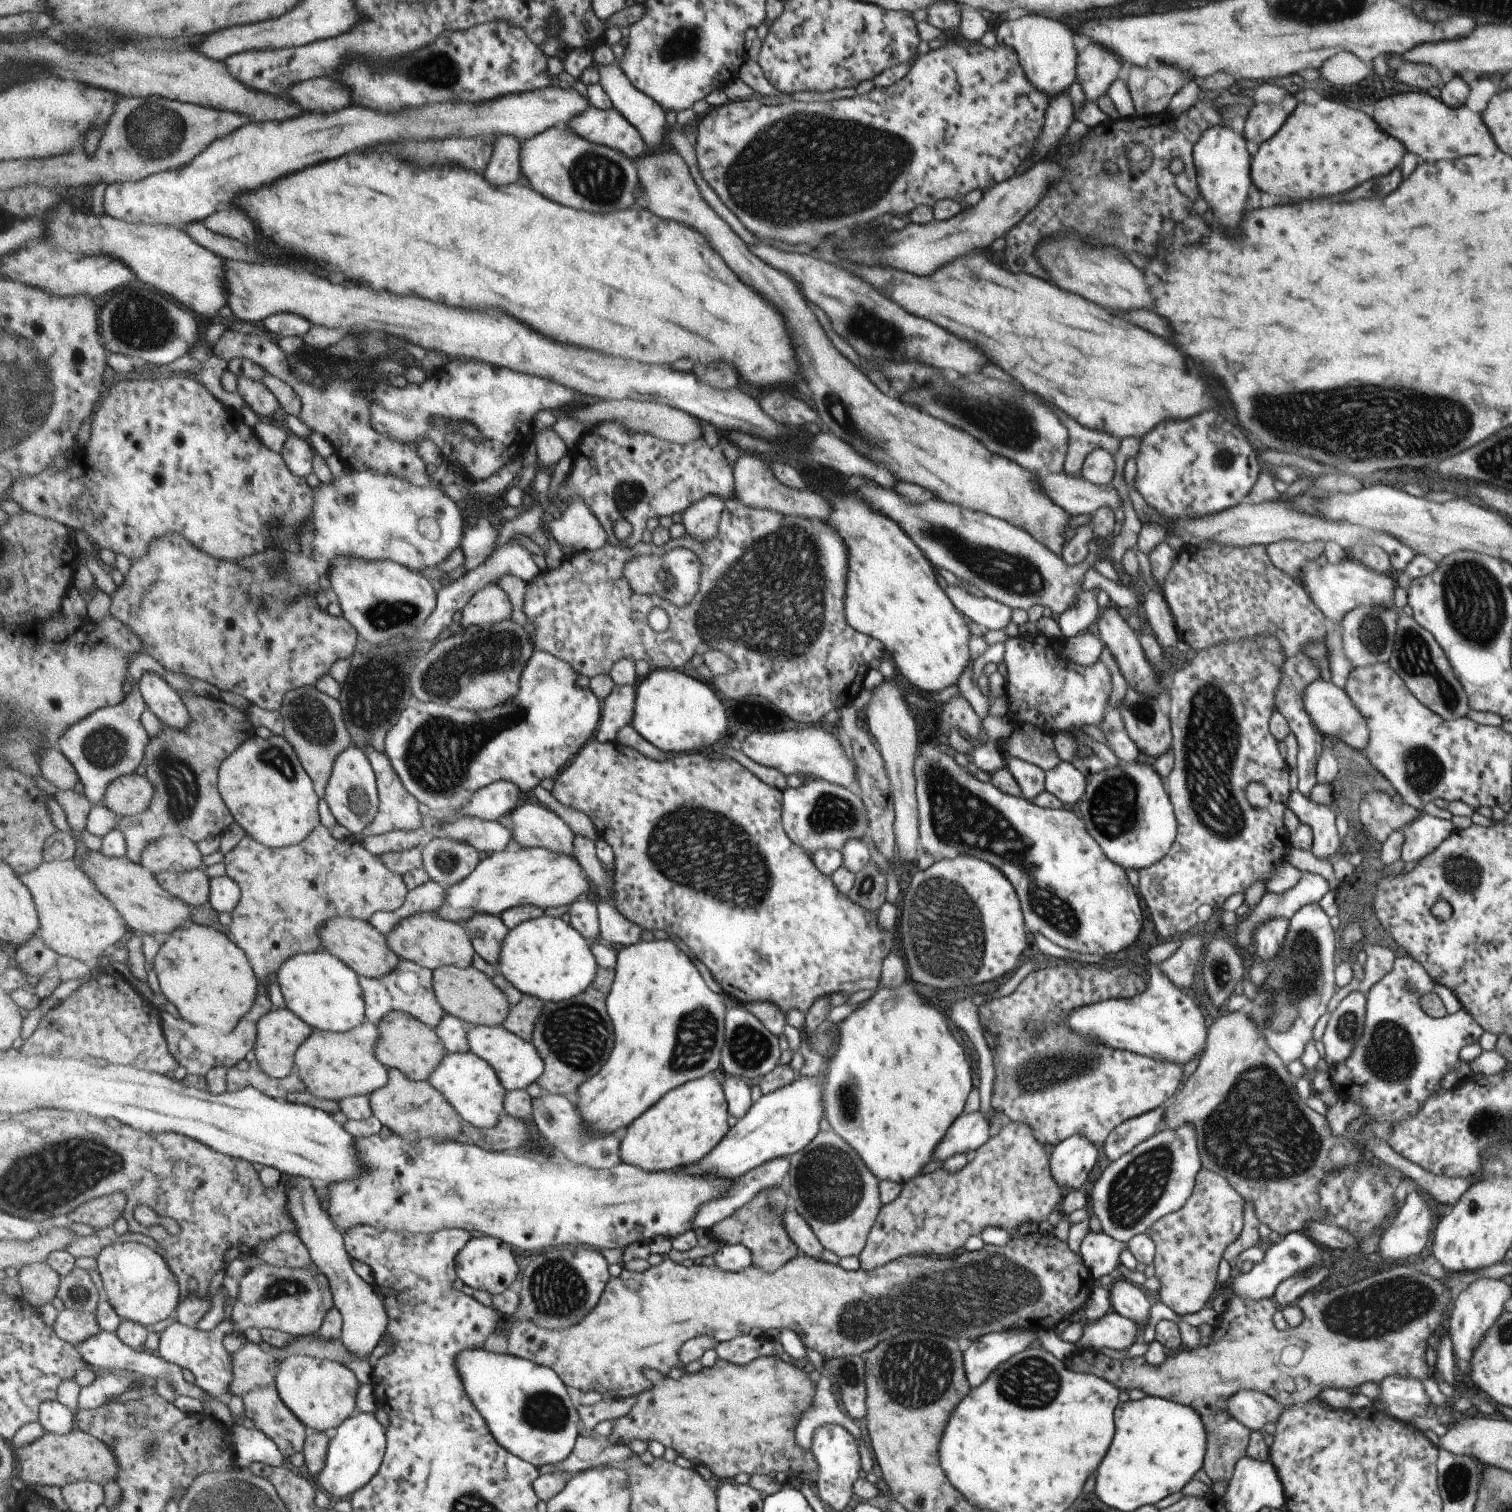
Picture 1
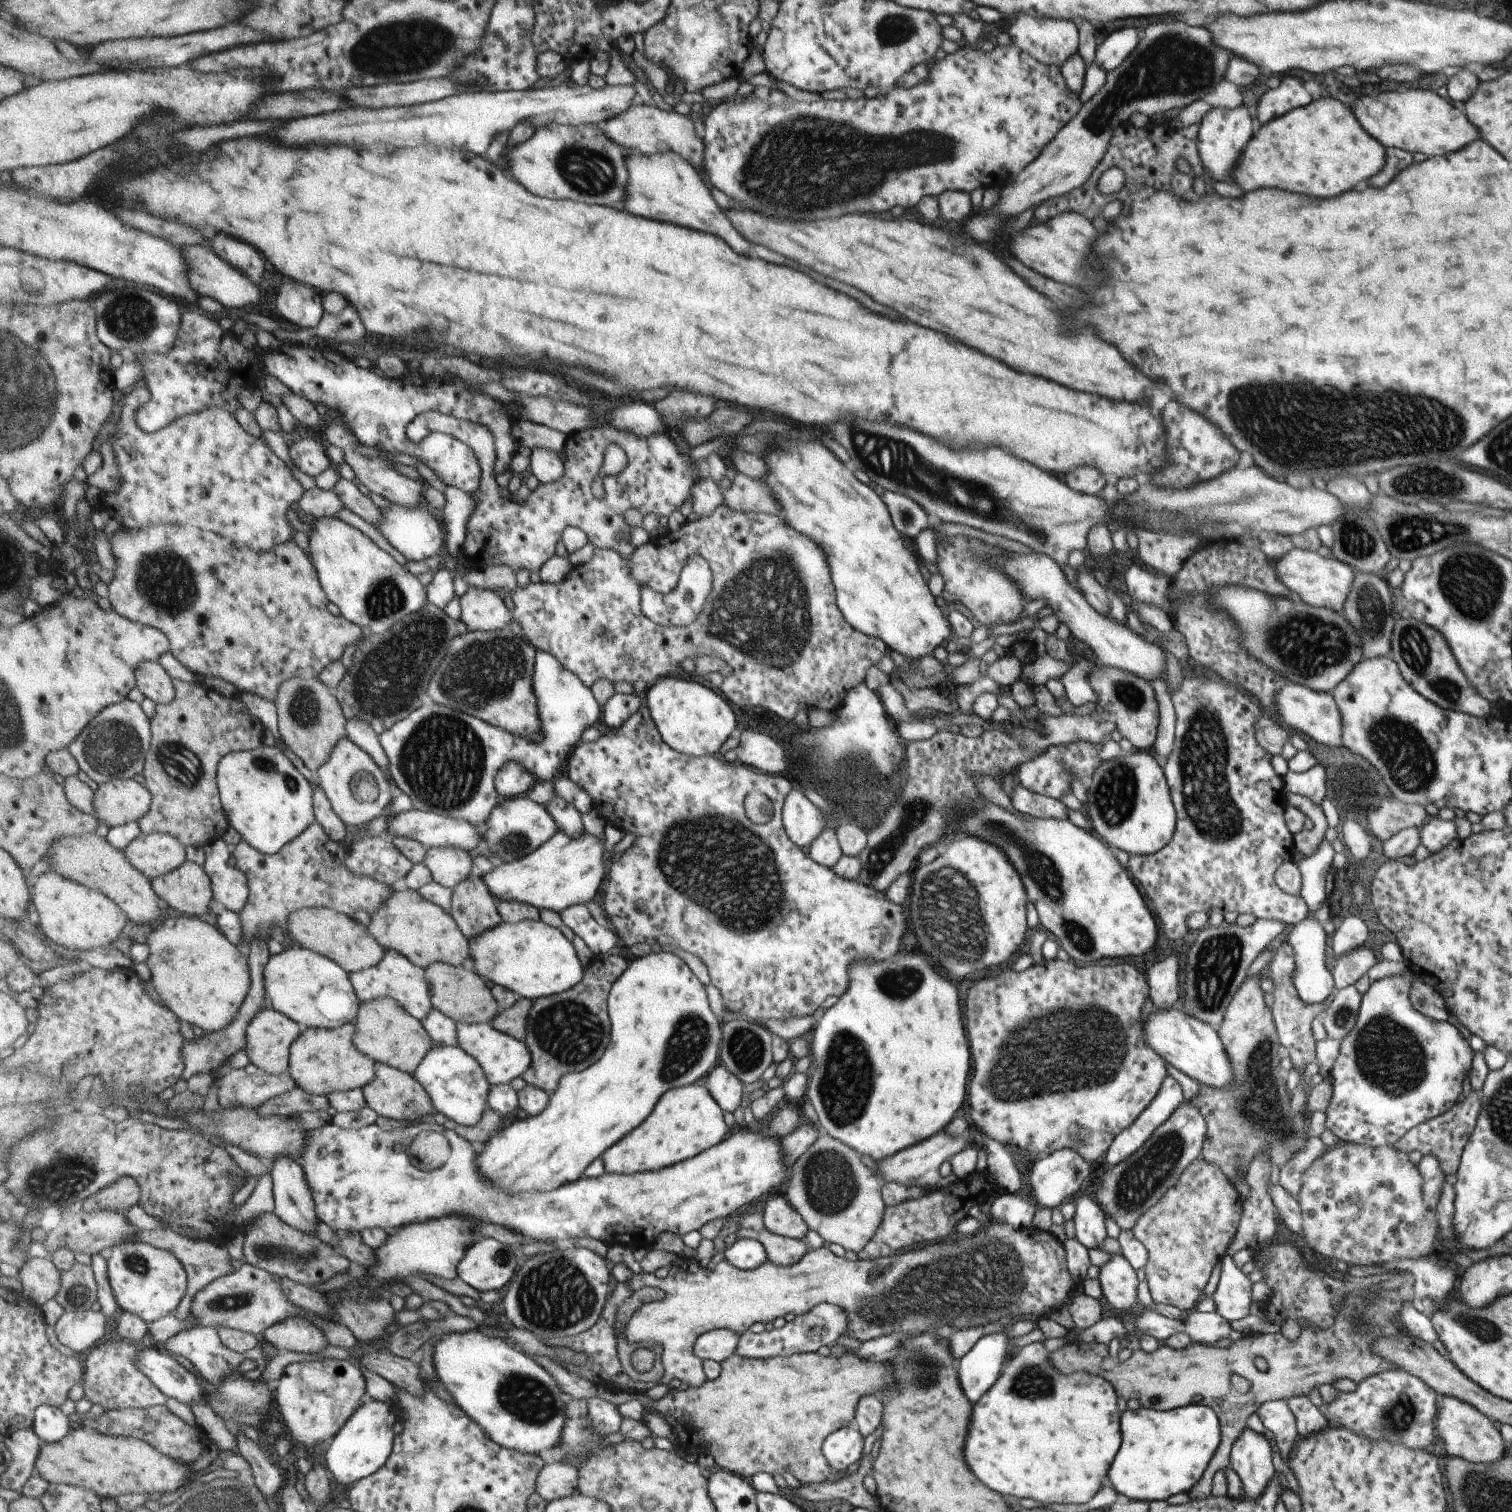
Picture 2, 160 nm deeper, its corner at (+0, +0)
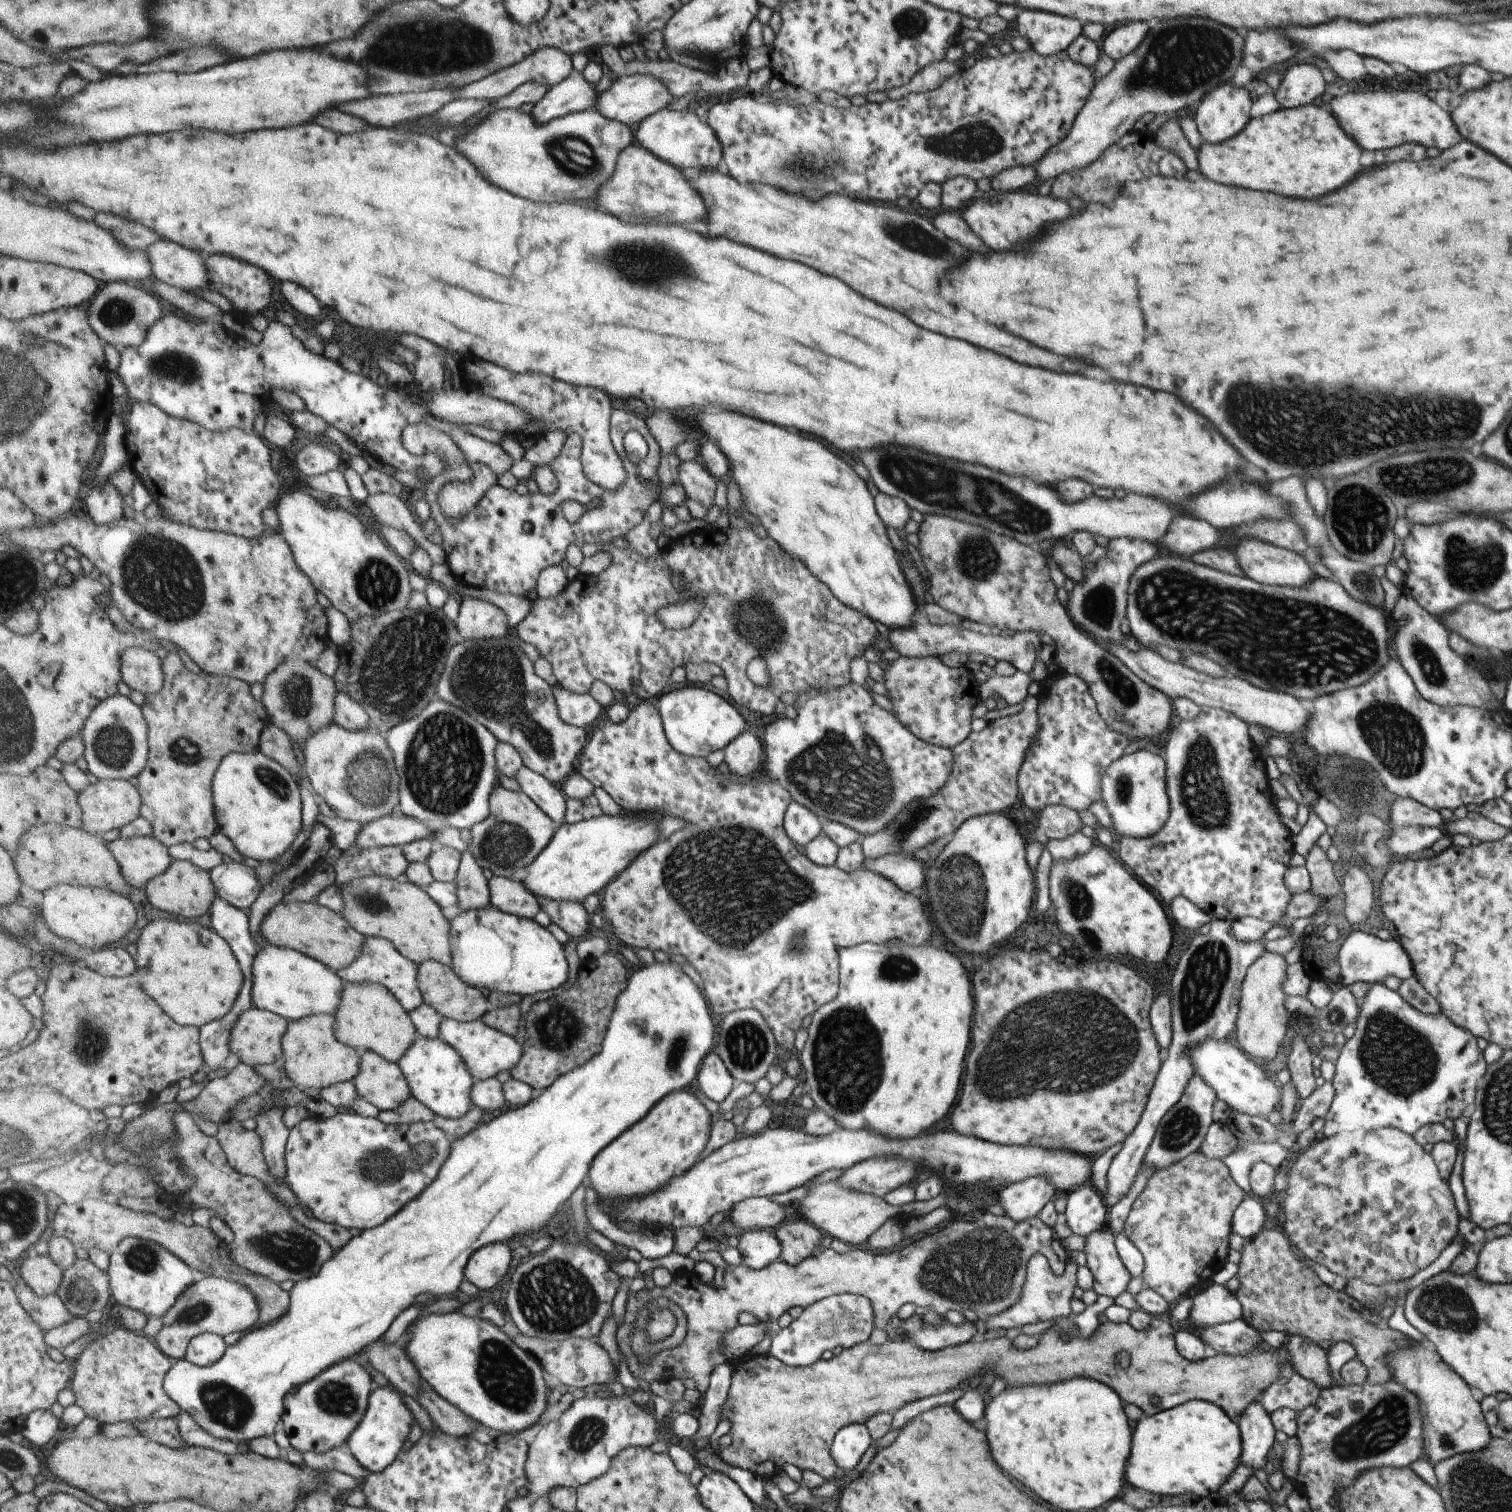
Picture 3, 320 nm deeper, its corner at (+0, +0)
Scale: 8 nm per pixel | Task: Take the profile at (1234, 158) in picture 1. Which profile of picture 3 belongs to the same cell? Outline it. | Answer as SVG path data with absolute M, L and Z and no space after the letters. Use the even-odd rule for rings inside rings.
M1227 82L1210 89L1192 114L1201 140L1218 143L1241 132L1250 119L1250 104L1244 87Z

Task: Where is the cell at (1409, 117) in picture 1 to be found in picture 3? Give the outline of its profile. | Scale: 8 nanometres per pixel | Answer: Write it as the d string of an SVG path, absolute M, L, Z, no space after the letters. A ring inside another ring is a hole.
M1367 90L1367 92L1347 92L1343 96L1331 98L1329 110L1335 116L1339 128L1361 148L1361 150L1381 150L1399 146L1405 142L1417 142L1423 146L1435 146L1445 150L1459 142L1449 113L1441 110L1434 102L1420 92L1397 92L1393 90Z

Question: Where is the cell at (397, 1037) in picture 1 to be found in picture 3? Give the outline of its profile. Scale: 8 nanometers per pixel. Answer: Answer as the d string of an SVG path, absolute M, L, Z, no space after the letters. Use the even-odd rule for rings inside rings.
M344 981L344 989L336 1012L336 1036L343 1044L360 1051L375 1051L387 1060L395 1061L419 1038L410 1013L402 1001L383 984L374 982L354 983Z

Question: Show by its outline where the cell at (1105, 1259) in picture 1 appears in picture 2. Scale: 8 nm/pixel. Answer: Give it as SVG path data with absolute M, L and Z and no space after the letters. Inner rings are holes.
M1078 1196L1072 1200L1074 1208L1072 1218L1075 1238L1087 1250L1099 1246L1105 1238L1105 1226L1103 1212L1100 1204L1087 1196Z

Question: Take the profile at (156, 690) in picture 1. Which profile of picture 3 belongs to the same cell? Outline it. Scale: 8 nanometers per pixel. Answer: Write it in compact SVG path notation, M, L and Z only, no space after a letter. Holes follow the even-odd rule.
M129 647L122 650L120 658L122 680L133 691L147 696L157 695L164 685L163 660L159 660L155 652L143 647Z

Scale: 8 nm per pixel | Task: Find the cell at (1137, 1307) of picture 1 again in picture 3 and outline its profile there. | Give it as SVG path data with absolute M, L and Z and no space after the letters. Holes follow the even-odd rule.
M1107 1226L1084 1236L1084 1246L1081 1252L1085 1256L1085 1266L1089 1268L1093 1277L1093 1291L1115 1298L1125 1290L1131 1278L1130 1272L1119 1260L1114 1247L1114 1236Z

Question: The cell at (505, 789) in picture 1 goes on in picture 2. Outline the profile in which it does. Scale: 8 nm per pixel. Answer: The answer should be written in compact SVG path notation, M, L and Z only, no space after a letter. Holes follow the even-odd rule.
M517 761L505 764L496 780L499 799L521 796L537 782L536 776Z

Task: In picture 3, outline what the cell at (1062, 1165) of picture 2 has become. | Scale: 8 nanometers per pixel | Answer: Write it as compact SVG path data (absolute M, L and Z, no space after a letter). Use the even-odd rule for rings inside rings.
M1031 1177L1004 1186L998 1192L998 1203L1004 1216L1018 1223L1037 1216L1055 1193L1043 1177Z

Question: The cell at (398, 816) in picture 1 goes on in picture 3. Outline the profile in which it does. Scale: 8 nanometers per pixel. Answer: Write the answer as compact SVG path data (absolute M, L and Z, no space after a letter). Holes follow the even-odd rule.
M337 691L335 697L334 722L350 731L366 729L372 722L363 705L345 691Z

